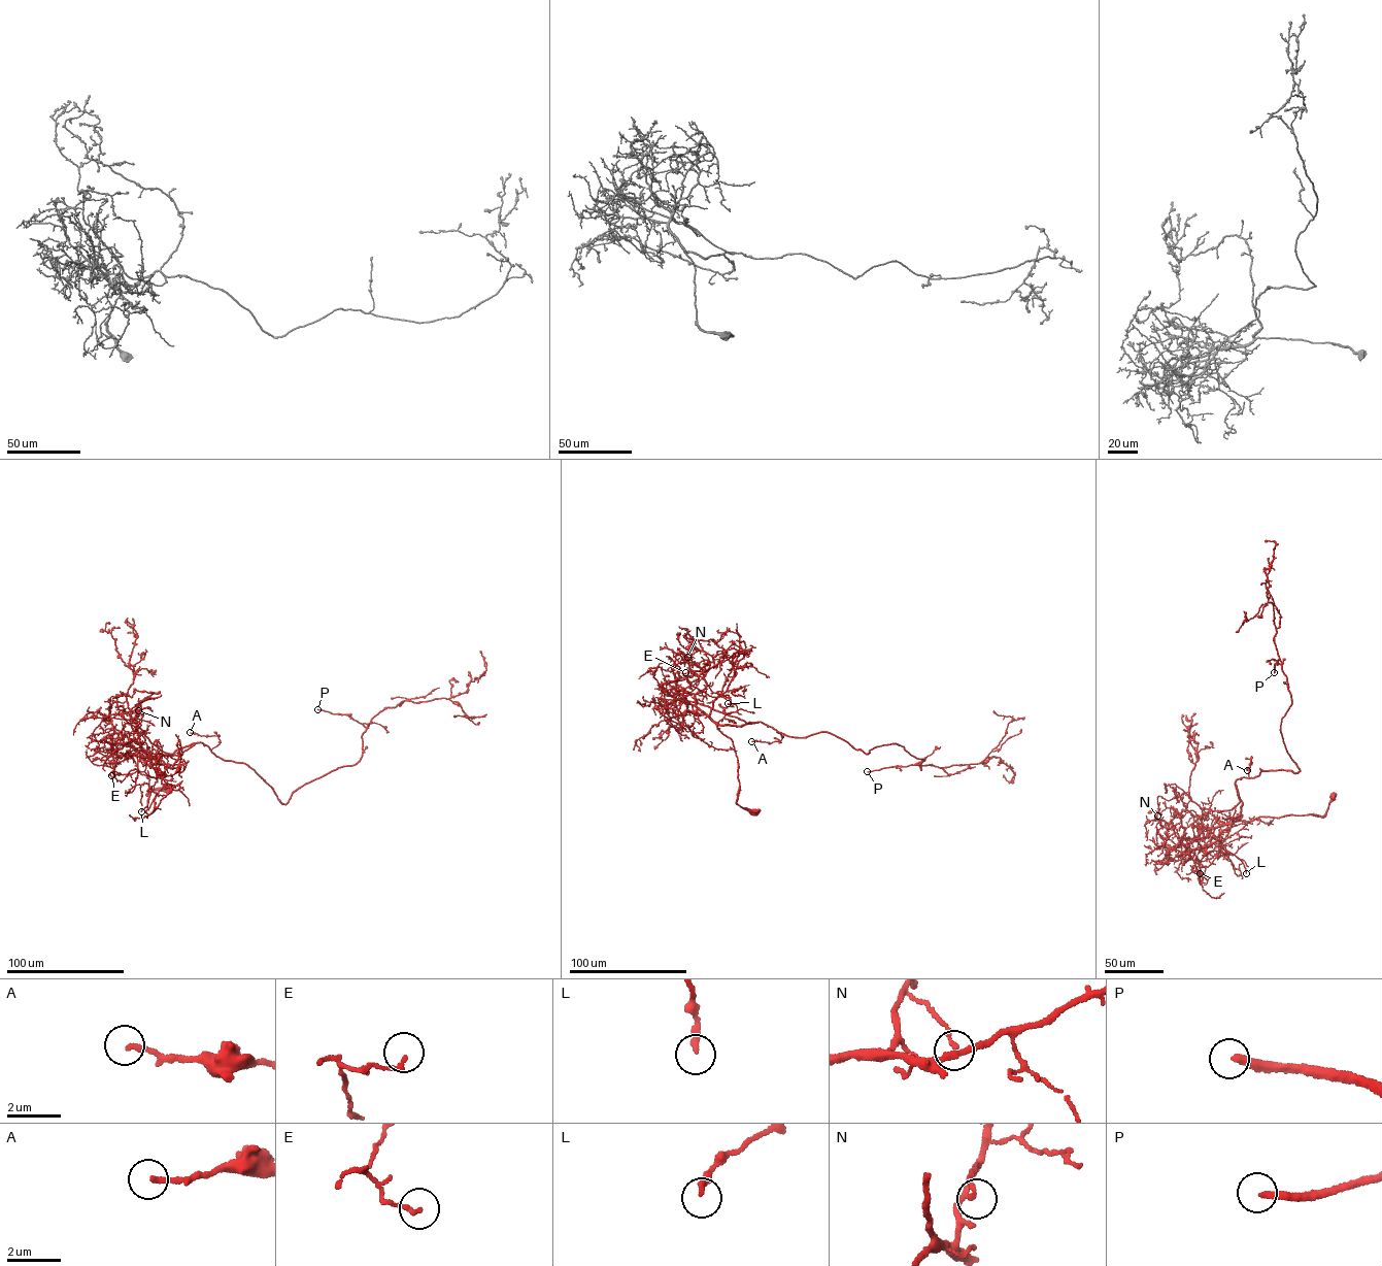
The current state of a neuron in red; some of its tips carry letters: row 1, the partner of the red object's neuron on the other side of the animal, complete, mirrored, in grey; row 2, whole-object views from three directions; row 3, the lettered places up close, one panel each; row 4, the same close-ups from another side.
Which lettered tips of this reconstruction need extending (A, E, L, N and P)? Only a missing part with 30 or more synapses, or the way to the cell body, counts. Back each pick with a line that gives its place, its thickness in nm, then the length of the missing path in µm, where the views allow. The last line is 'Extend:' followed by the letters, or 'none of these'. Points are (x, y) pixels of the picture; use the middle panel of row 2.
P: (867, 771) | 260 nm | 190 µm
Extend: P

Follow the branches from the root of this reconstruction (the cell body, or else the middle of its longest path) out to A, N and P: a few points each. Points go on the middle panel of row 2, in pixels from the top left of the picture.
A: (753, 811), (736, 802), (736, 753), (716, 724), (761, 722), (782, 736), (779, 741), (751, 741)
N: (753, 811), (736, 802), (739, 780), (733, 741), (696, 705), (696, 694), (675, 683), (673, 668), (687, 657)
P: (753, 811), (736, 802), (736, 753), (716, 724), (824, 731), (867, 754), (897, 743), (923, 759), (867, 771)

